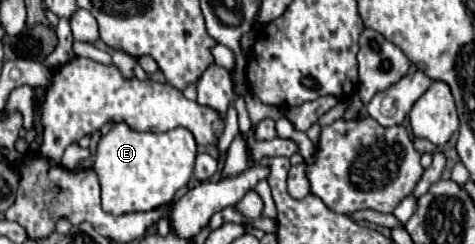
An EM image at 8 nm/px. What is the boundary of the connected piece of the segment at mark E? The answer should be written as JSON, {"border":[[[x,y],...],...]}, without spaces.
{"border":[[[117,122],[97,142],[93,164],[101,182],[103,210],[109,214],[127,214],[167,204],[191,180],[195,156],[197,144],[187,128],[175,128],[167,134],[145,134],[131,130],[127,122]]]}

